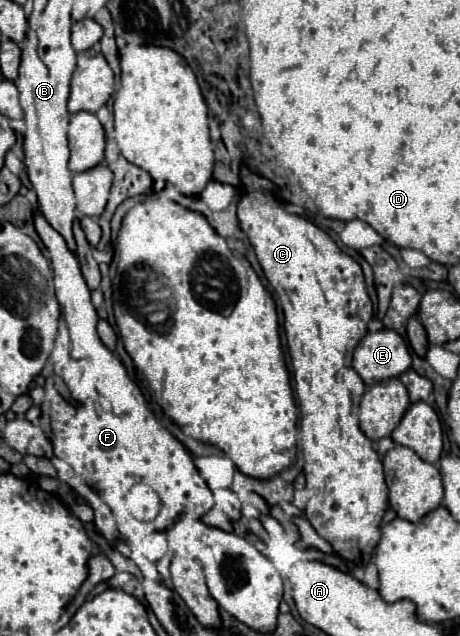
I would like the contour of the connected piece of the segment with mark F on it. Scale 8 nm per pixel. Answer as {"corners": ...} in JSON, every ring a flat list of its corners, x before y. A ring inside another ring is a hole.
{"corners":[[38,212,34,216,34,226,52,262,56,298,62,312,52,350,54,374,64,380,70,396,80,402,80,406,74,408,58,394,54,382,46,382,46,396,40,408,48,438,54,446,51,462,60,485,65,482,69,487,66,482,80,476,98,492,104,492,104,480,126,480,126,488,136,484,136,480,148,484,162,500,154,530,164,530,174,524,184,508,197,508,196,516,206,514,214,506,214,496,202,480,192,454,154,418,140,388,128,378,124,364,98,338,98,314,90,302,90,288,82,278,76,254,66,248,66,240]]}

